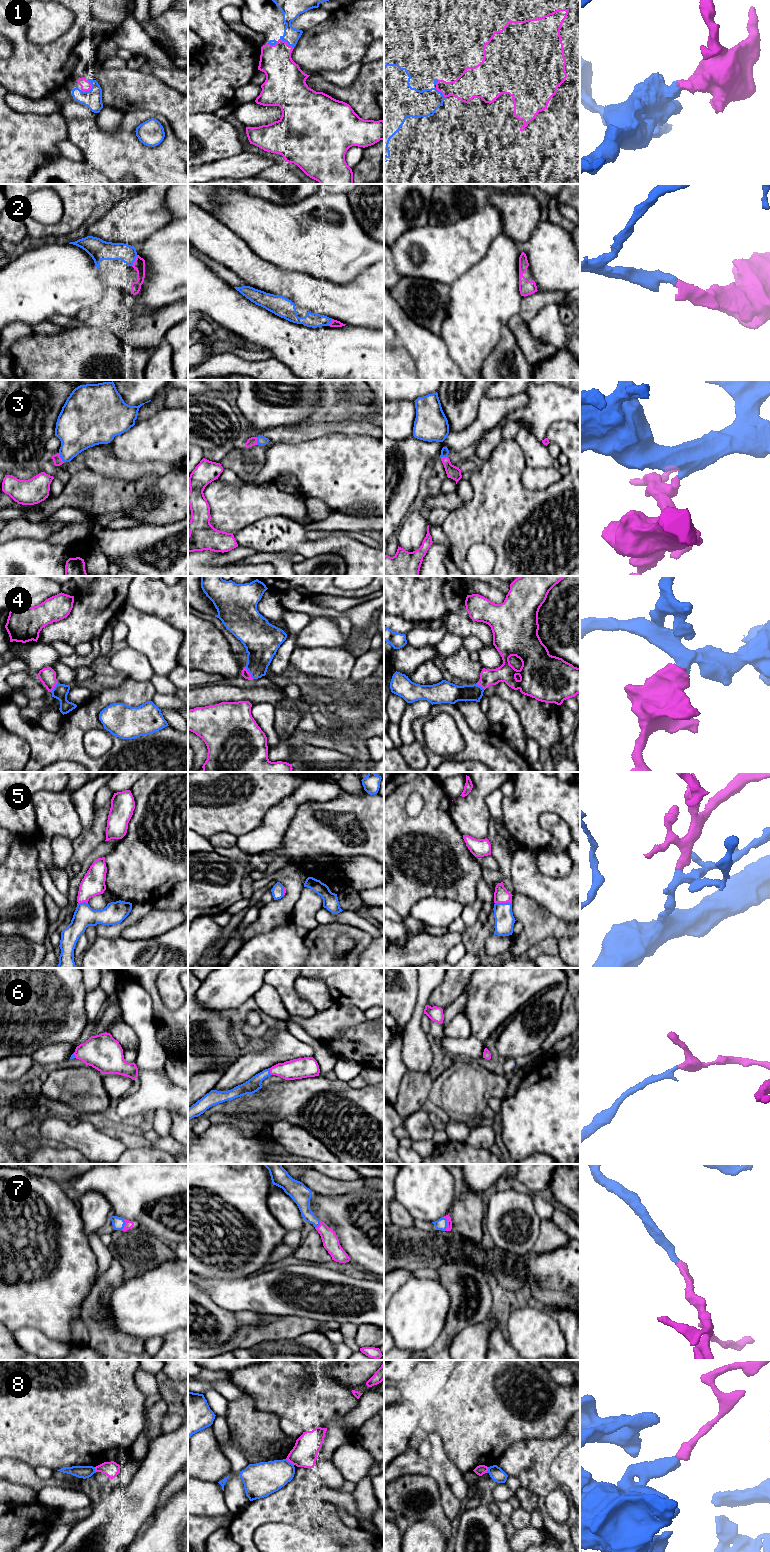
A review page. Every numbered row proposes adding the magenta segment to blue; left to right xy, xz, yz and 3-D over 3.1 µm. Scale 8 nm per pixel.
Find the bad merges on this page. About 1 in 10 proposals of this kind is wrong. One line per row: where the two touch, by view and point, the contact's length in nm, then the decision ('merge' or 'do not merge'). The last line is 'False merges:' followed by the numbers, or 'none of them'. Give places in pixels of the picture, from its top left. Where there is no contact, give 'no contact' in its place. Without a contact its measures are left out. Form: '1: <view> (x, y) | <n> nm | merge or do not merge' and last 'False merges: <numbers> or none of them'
1: xy (87, 91) | 110 nm | merge
2: xy (134, 260) | 100 nm | merge
3: xy (60, 456) | 90 nm | merge
4: xz (248, 671) | 120 nm | merge
5: yz (503, 903) | 140 nm | merge
6: xz (269, 1071) | 60 nm | merge
7: yz (446, 1223) | 110 nm | merge
8: xz (289, 1462) | 90 nm | do not merge
False merges: 8

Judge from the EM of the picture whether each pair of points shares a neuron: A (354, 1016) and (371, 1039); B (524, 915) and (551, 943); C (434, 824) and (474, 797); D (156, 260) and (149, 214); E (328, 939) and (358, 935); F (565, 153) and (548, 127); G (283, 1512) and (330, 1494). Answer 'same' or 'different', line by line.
A: different
B: different
C: different
D: different
E: same
F: different
G: different

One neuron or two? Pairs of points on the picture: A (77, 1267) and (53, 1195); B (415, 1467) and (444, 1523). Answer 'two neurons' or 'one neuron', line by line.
A: one neuron
B: two neurons

